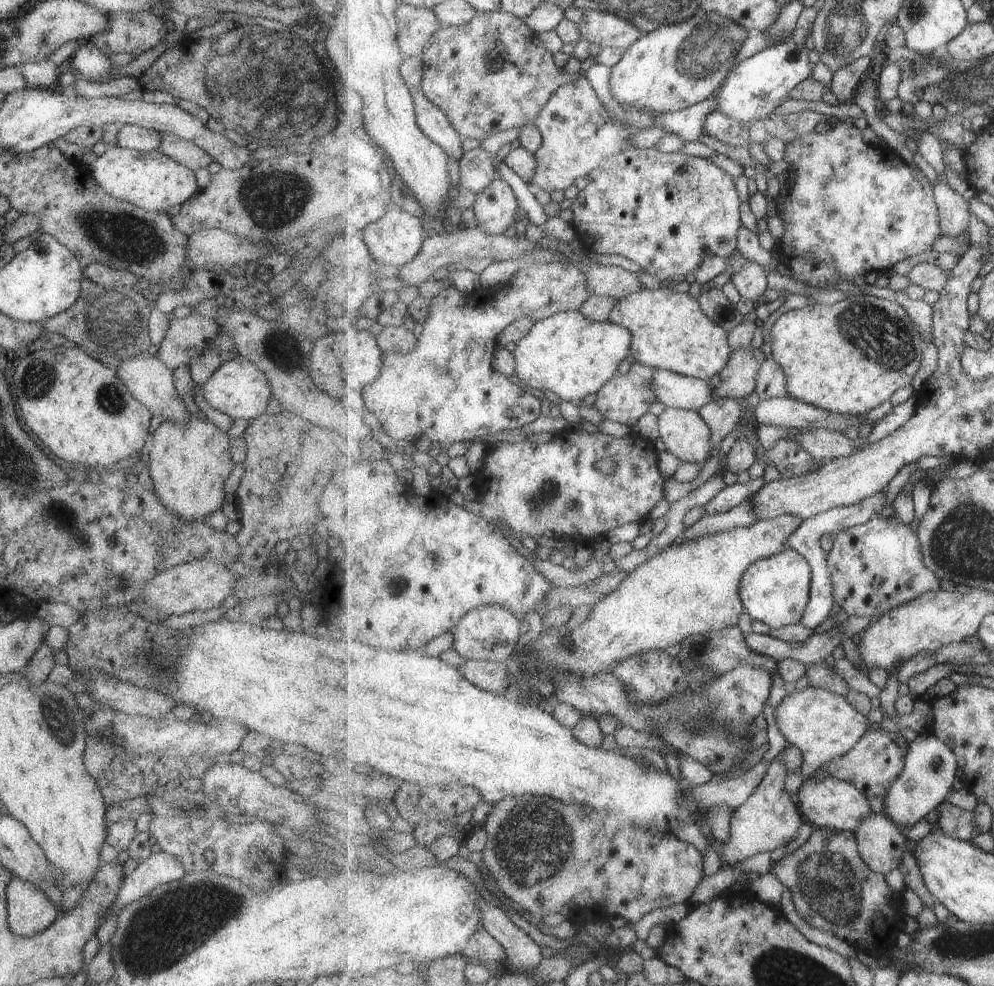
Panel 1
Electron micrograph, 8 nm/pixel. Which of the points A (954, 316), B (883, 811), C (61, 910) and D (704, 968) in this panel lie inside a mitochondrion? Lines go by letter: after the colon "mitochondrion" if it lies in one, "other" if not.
A: other
B: other
C: other
D: other

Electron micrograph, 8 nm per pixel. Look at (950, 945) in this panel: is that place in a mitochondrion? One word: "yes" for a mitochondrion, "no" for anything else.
yes

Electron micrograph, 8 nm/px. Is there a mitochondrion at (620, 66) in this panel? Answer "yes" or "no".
no

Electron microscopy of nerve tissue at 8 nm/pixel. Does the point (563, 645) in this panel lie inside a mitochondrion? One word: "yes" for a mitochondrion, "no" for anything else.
yes

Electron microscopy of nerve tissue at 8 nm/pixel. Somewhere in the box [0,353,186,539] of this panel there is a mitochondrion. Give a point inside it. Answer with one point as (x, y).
(38, 381)

